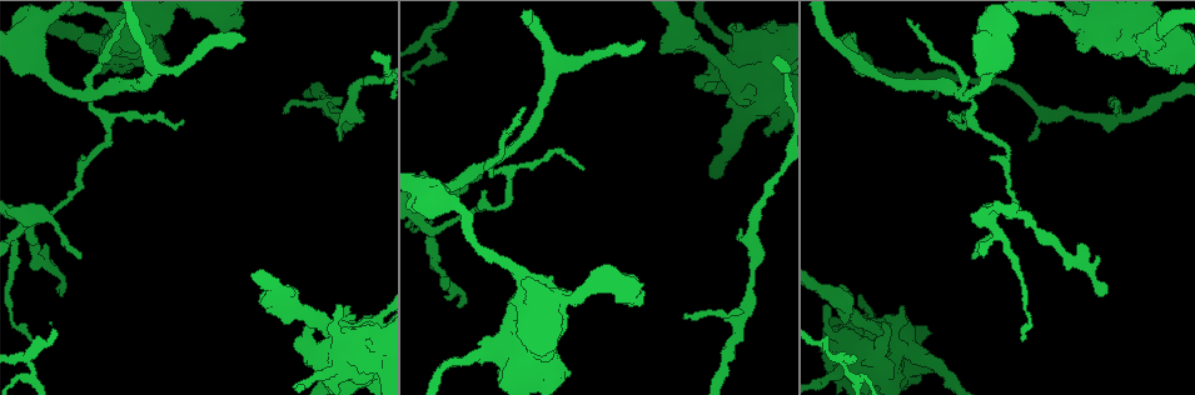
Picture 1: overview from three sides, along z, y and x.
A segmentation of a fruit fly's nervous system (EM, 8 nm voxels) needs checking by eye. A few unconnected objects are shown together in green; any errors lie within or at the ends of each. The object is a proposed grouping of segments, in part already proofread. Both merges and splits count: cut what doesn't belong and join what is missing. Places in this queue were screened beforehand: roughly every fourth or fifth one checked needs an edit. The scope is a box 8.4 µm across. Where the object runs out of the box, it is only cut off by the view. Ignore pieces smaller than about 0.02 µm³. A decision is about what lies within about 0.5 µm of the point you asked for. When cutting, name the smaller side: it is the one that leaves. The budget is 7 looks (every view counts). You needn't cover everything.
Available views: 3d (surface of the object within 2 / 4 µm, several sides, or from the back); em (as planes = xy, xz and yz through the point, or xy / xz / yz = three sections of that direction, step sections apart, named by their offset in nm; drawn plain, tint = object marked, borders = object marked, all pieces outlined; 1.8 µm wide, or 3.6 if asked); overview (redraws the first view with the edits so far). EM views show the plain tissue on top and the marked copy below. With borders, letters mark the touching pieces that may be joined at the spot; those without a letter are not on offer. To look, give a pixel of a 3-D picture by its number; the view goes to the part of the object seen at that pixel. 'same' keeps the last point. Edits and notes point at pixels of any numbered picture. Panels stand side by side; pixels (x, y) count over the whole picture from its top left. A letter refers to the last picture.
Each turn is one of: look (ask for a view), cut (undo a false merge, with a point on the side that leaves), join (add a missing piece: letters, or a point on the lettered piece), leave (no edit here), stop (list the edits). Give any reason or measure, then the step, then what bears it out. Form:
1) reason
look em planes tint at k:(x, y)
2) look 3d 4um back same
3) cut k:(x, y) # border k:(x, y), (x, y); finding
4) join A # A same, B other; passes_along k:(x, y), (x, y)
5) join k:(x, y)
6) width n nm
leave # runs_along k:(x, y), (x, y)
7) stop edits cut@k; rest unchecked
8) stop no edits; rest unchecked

an open end
look 3d 4um at 1:(340, 140)

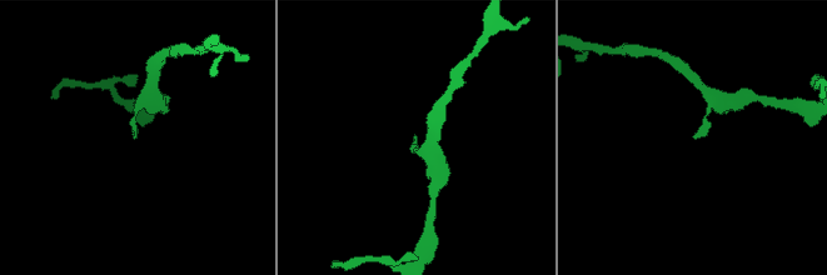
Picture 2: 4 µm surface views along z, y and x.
look em planes borders at 2:(694, 138)

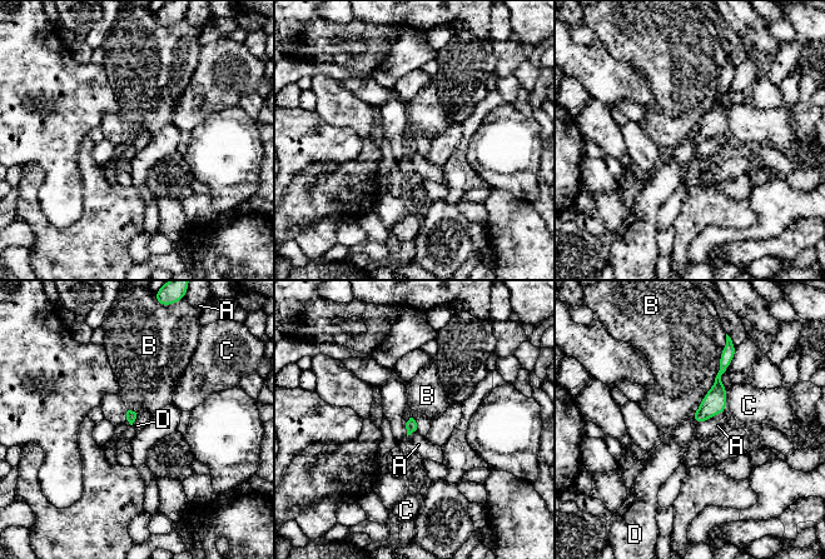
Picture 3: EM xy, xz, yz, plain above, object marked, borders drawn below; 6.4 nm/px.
width 60 nm; longest_contact B 550 nm
leave # A other, B other, C other, D other; no lettered piece goes on from it

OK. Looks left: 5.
free end
look em yz step 4 tint at 1:(841, 38)

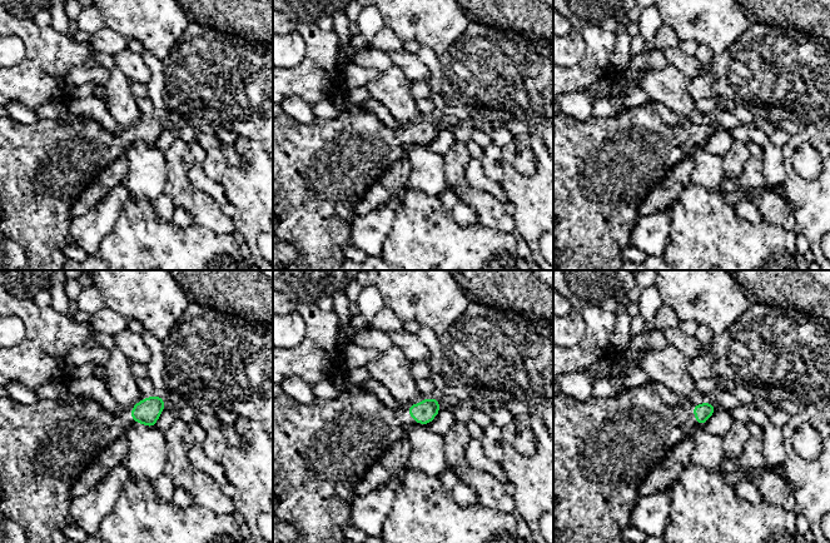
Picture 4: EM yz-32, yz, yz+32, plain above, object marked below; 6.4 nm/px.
cut it another way
look em planes borders same

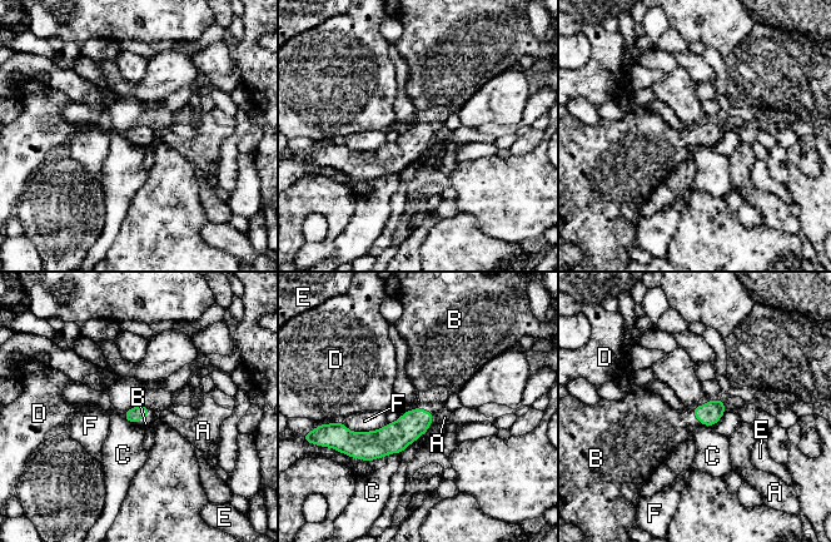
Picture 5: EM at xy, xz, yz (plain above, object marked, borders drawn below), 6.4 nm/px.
longest_contact F 300 nm
join B # A other, B same, C other, D other, E other, F other; the neuron continues

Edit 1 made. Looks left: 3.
look overview

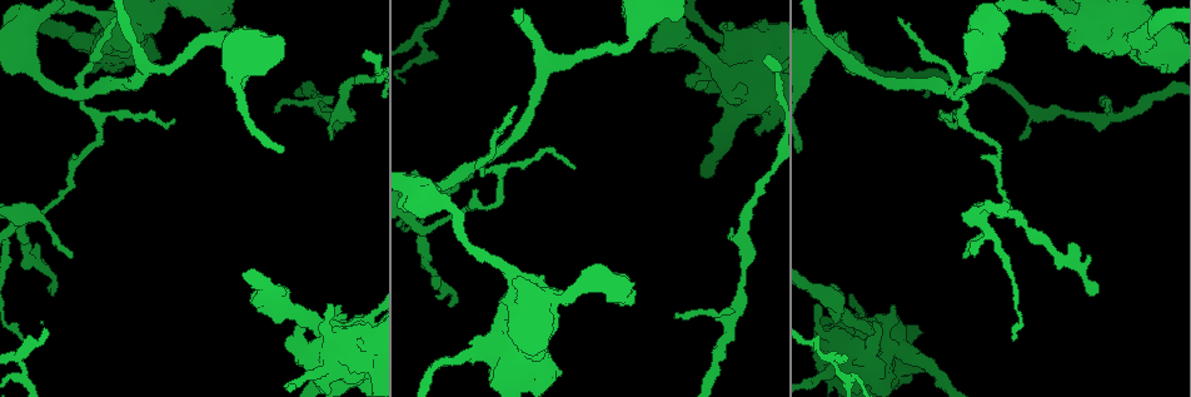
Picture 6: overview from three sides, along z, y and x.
looks like a crossing
look em planes borders at 6:(78, 97)

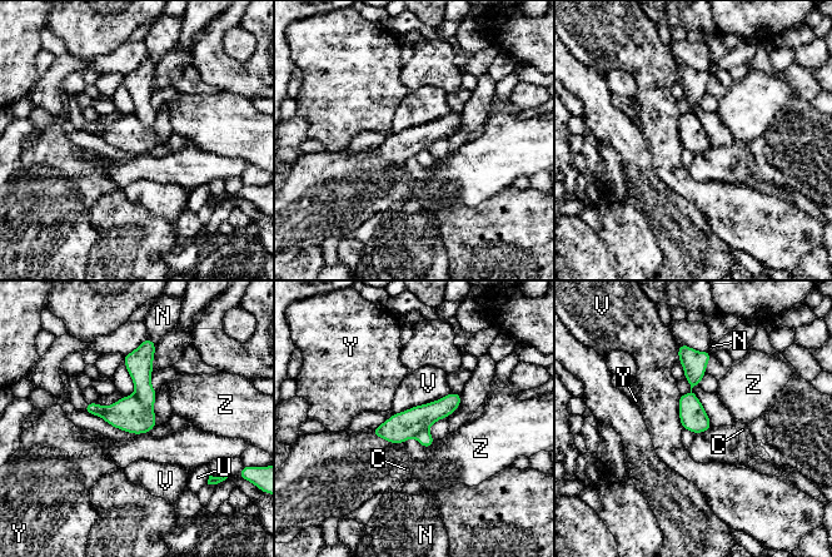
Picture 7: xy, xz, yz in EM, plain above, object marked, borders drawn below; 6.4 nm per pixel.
cut 7:(139, 364) # C other, N other, U other, V other, Y other, Z other; border 7:(135, 393), (143, 403), (152, 407); a second neuron is stuck on

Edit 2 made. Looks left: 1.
stop edits join@5, cut@7; rest unchecked

